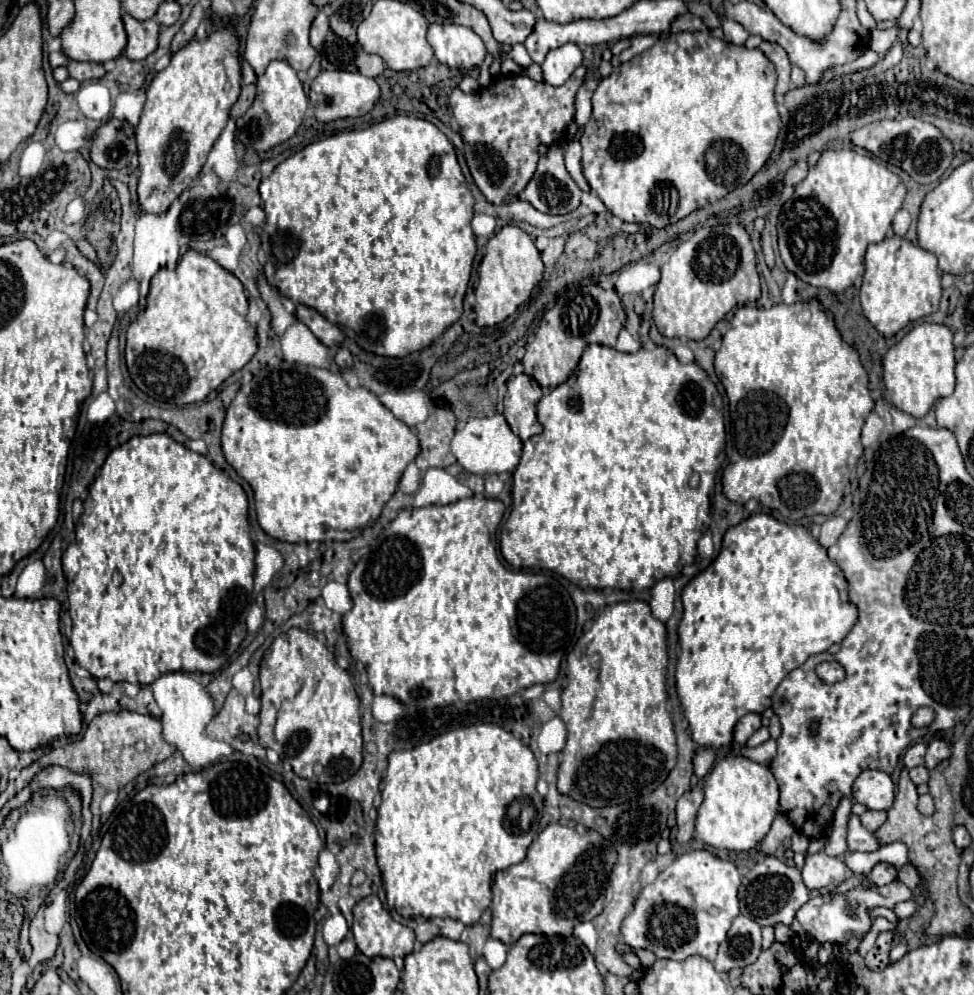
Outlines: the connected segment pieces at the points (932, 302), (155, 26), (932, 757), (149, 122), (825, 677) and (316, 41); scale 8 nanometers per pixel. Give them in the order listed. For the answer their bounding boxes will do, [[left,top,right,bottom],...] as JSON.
[[860,236,942,338],[124,14,160,60],[926,738,952,768],[136,24,242,214],[816,661,845,684],[310,10,330,48]]

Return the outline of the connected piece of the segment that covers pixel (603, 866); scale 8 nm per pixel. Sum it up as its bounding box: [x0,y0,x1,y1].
[490,824,616,946]

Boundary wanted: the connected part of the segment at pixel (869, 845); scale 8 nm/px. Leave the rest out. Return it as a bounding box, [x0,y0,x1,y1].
[846,816,882,852]

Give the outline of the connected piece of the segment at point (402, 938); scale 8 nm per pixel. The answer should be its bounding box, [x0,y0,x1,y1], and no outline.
[352,894,416,958]

